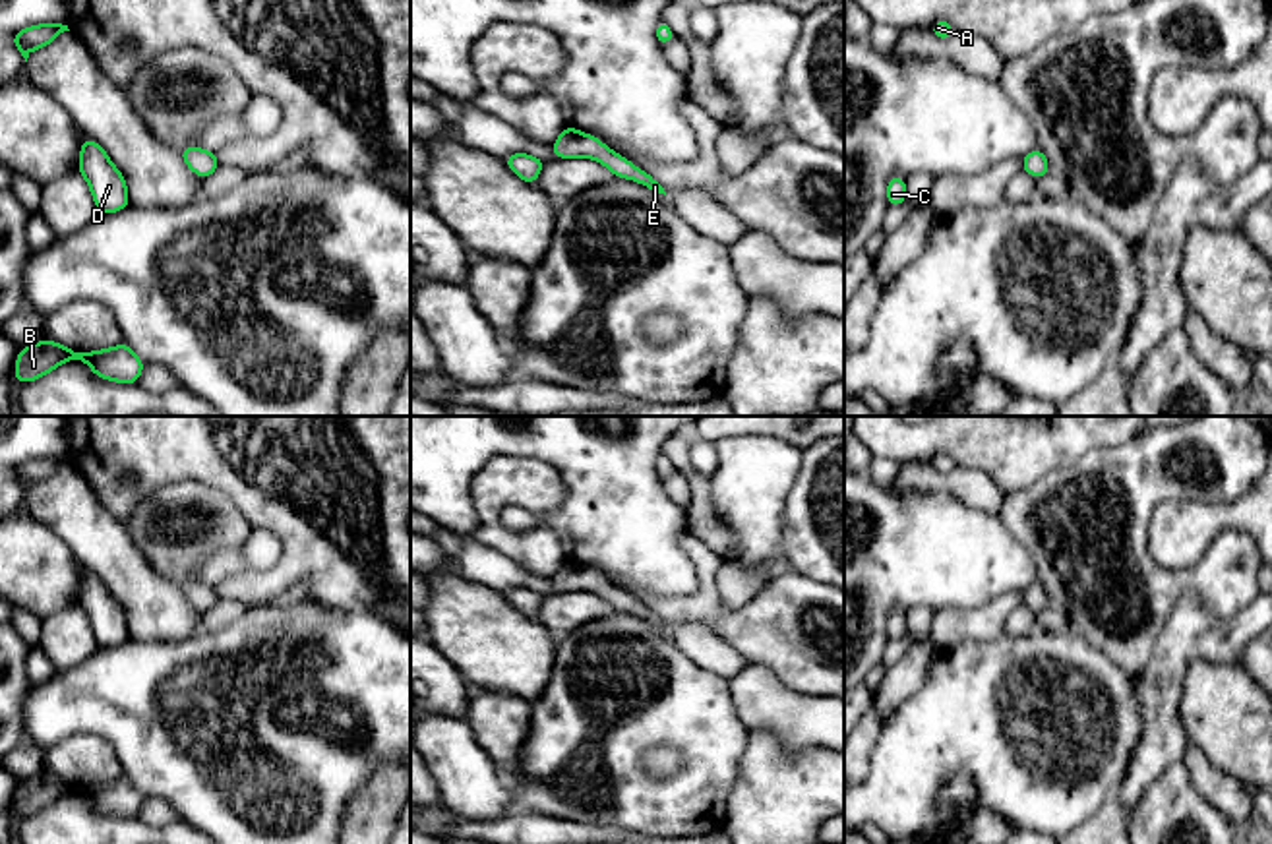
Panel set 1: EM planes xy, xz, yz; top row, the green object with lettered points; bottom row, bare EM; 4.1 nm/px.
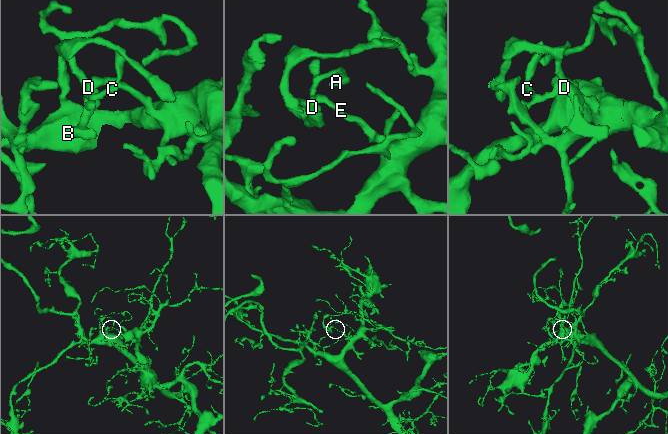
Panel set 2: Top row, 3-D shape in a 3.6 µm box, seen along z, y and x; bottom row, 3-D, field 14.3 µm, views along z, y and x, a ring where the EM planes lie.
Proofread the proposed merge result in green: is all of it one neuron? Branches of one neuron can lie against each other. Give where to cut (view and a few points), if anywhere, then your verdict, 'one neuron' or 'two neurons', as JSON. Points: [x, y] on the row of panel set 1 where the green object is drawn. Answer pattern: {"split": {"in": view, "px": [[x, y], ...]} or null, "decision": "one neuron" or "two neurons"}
{"split": null, "decision": "one neuron"}

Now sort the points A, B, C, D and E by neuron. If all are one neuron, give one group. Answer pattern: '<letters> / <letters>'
A B C D E

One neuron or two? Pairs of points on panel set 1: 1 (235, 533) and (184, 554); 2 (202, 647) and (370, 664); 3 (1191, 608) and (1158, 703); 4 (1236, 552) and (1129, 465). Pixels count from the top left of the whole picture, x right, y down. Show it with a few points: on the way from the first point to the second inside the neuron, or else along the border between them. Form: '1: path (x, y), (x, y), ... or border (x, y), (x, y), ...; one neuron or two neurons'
1: path (223, 533), (210, 533), (196, 542); one neuron
2: path (244, 643), (301, 633), (328, 637); one neuron
3: path (1189, 632), (1172, 655), (1162, 680); one neuron
4: path (1189, 579), (1160, 579), (1135, 554), (1135, 512); one neuron

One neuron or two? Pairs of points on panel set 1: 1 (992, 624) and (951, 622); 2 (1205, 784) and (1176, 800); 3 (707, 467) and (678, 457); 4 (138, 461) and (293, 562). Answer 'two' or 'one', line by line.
1: one
2: two
3: two
4: one

